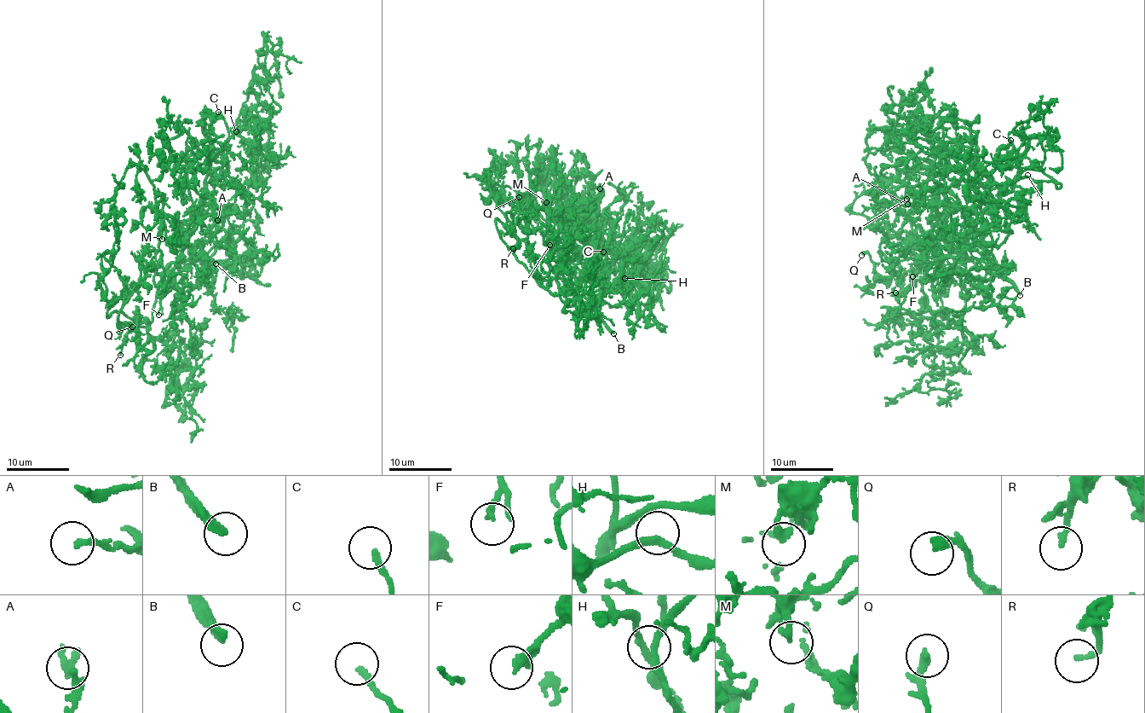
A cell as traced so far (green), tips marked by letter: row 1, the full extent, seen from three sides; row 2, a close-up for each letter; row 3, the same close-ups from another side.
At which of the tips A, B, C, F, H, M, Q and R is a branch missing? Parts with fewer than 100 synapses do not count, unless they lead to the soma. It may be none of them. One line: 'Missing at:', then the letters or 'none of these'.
Missing at: B, C

